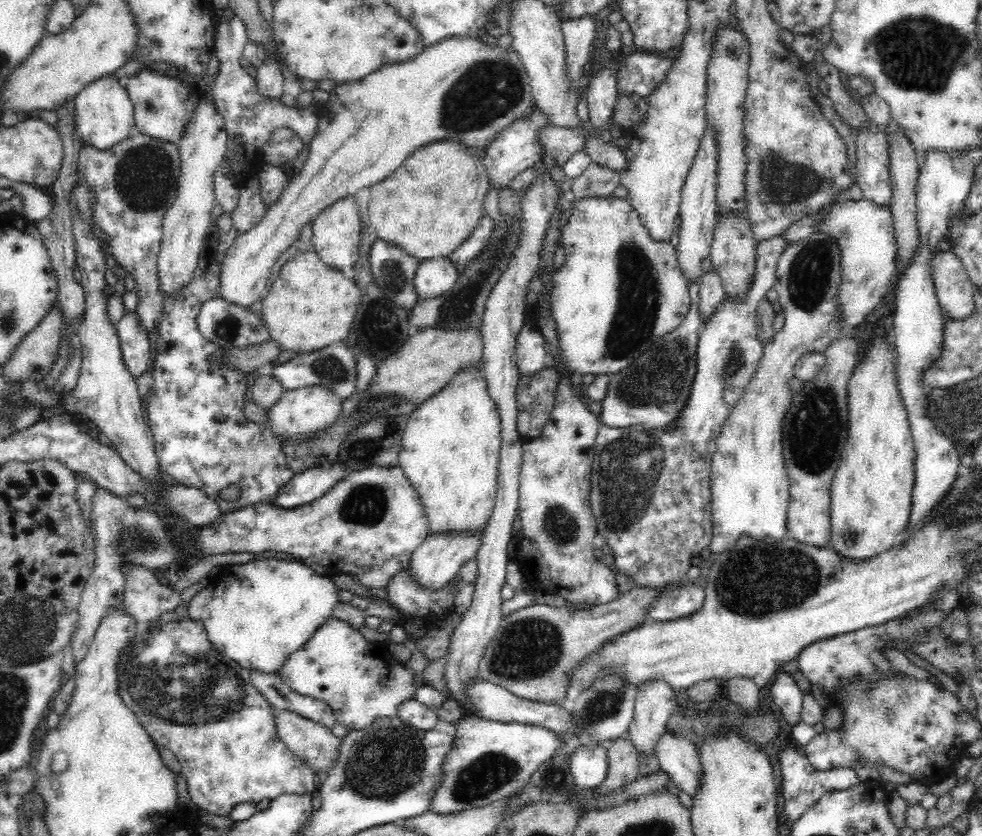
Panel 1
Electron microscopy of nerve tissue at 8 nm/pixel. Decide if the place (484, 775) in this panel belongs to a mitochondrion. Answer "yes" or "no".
yes

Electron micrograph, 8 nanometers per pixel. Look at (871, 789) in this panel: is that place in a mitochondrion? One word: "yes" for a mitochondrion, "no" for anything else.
no

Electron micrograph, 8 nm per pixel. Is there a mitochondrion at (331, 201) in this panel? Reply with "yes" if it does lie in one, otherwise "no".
no

